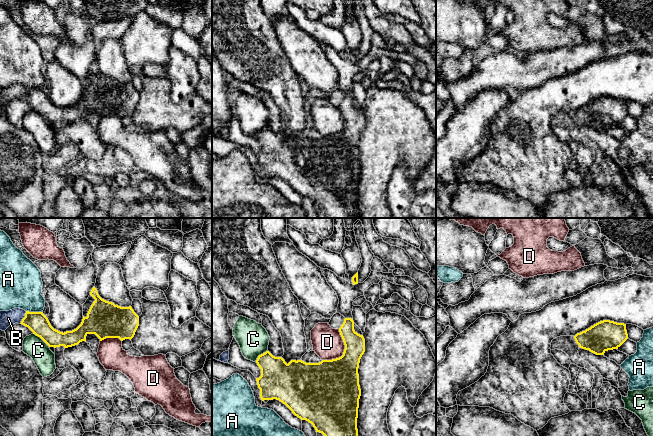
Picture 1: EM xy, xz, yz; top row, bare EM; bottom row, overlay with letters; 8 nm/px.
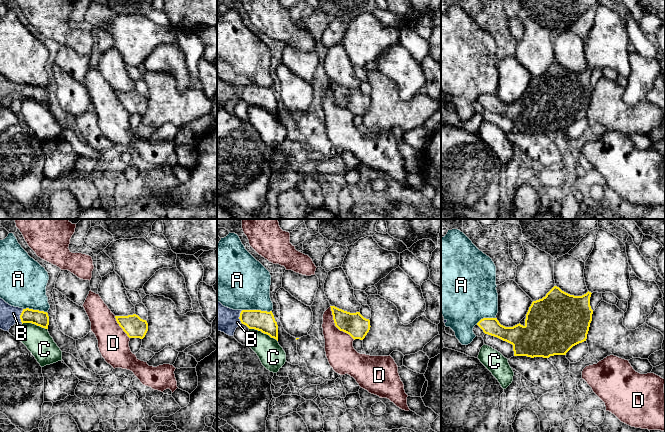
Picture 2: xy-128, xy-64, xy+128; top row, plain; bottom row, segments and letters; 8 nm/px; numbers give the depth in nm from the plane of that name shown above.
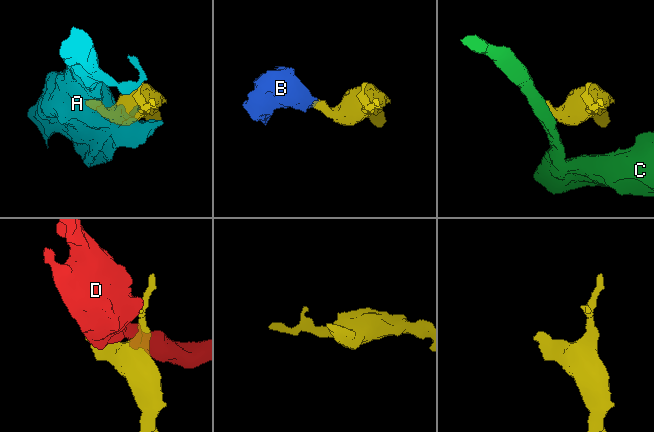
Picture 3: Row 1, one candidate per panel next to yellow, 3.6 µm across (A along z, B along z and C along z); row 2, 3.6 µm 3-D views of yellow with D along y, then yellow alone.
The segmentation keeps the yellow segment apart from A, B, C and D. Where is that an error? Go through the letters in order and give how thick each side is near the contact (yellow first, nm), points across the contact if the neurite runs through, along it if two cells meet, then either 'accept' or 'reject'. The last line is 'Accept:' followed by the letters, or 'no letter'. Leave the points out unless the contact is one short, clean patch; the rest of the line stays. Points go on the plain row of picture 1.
A: 170/340 nm | reject
B: 170/130 nm | across xy (37, 98), (24, 93), (7, 94) | accept
C: 170/170 nm | along xy (33, 109), (49, 122) | reject
D: 380/240 nm | reject
Accept: B

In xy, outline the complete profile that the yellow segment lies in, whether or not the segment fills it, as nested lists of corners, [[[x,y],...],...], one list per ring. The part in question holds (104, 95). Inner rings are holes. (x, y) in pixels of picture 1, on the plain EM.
[[[95,63],[90,71],[95,75],[87,92],[72,107],[60,108],[54,105],[43,88],[29,88],[20,84],[0,87],[0,106],[18,99],[28,103],[33,110],[40,113],[49,123],[64,124],[86,118],[88,110],[95,110],[100,117],[106,114],[119,114],[121,117],[132,115],[139,102],[139,92],[131,82],[121,83],[102,75]]]

